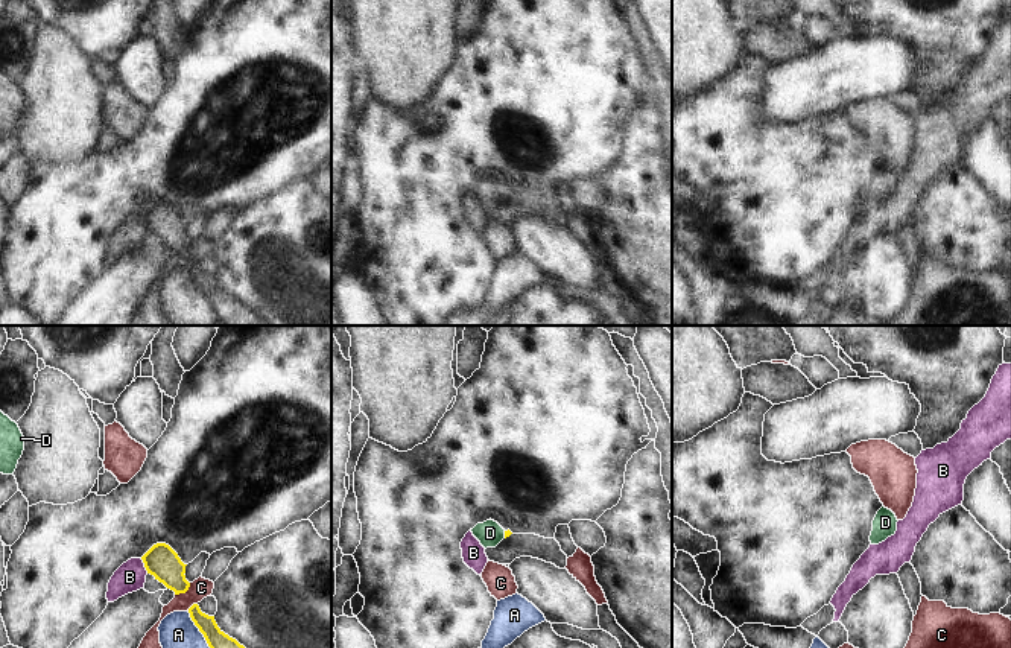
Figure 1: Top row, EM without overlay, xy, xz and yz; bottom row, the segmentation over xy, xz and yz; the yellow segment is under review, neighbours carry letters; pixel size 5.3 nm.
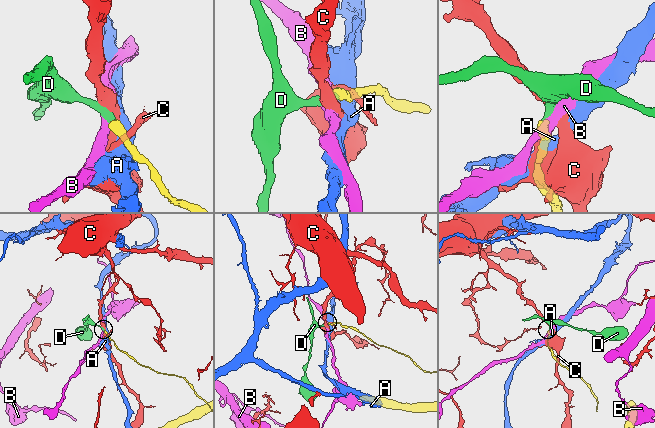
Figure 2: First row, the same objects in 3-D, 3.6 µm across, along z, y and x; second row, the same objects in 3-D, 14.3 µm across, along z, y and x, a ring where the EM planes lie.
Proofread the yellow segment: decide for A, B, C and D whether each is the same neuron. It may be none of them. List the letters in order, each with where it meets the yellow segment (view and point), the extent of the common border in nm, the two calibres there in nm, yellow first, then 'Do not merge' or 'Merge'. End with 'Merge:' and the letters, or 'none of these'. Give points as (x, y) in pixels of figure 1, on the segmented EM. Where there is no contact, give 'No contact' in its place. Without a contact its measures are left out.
A: Touches yellow at xy (199, 630). Shared border 220 nm. Thickness 100 nm (yellow) against 190 nm. Do not merge
B: Touches yellow at xy (145, 566). Shared border 90 nm. Thickness 170 nm (yellow) against 160 nm. Do not merge
C: Touches yellow at xy (184, 592). Shared border 110 nm. Thickness 170 nm (yellow) against 110 nm. Do not merge
D: Touches yellow at xz (505, 534). Shared border 40 nm. Thickness 40 nm (yellow) against 140 nm. Merge
Merge: D.

